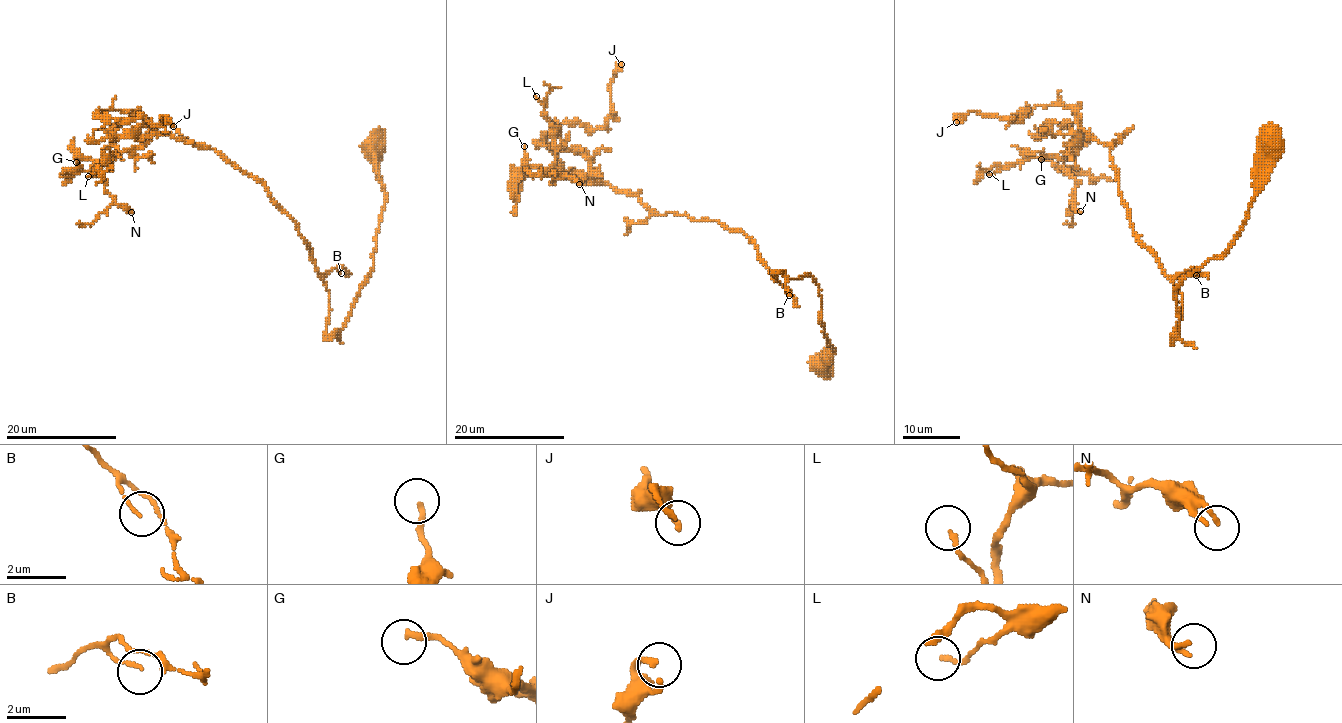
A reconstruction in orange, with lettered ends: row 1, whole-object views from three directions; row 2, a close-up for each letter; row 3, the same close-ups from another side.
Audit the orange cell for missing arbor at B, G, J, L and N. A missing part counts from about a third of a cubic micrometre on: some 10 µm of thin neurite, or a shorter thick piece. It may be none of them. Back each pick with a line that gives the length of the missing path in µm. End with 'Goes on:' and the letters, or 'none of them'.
Goes on: none of them

